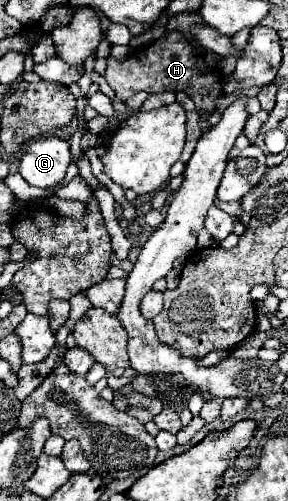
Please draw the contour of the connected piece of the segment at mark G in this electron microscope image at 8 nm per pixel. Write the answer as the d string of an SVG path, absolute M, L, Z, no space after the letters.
M45 135L31 141L19 159L19 173L29 185L51 187L61 183L69 167L69 143L65 139Z

